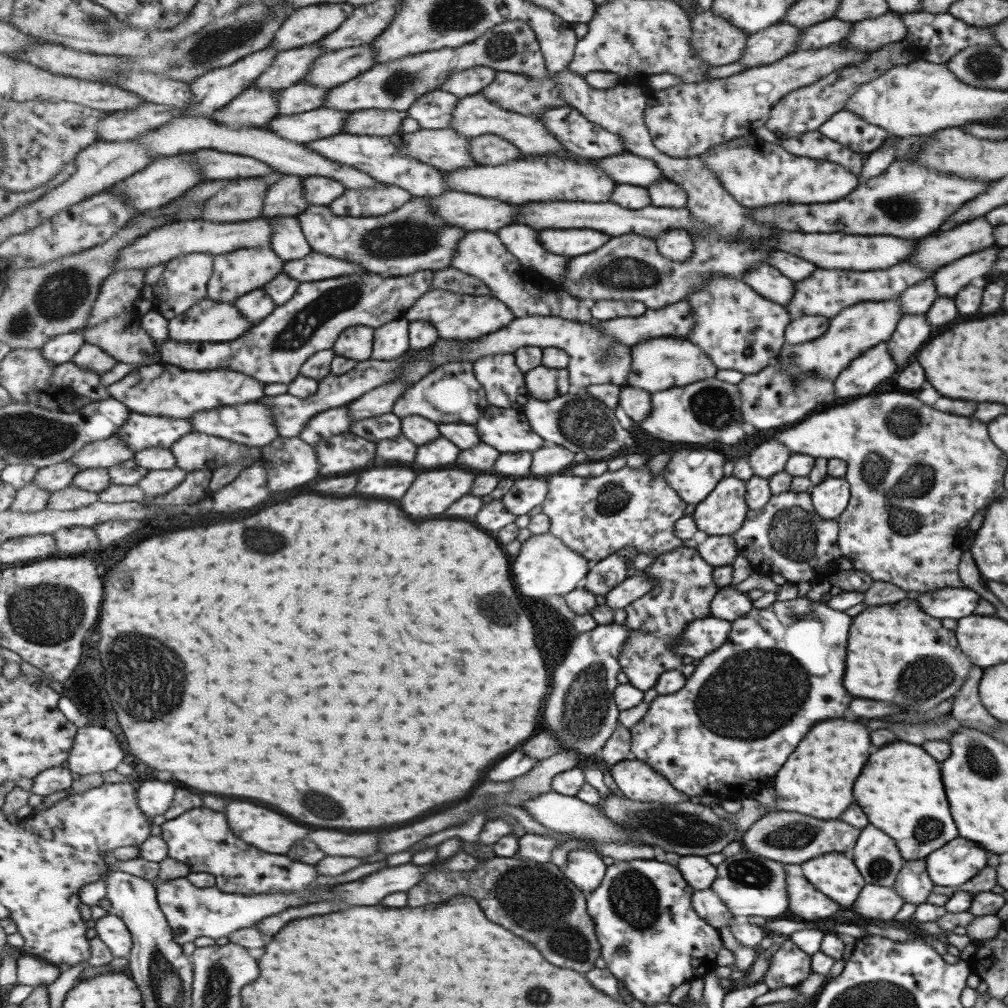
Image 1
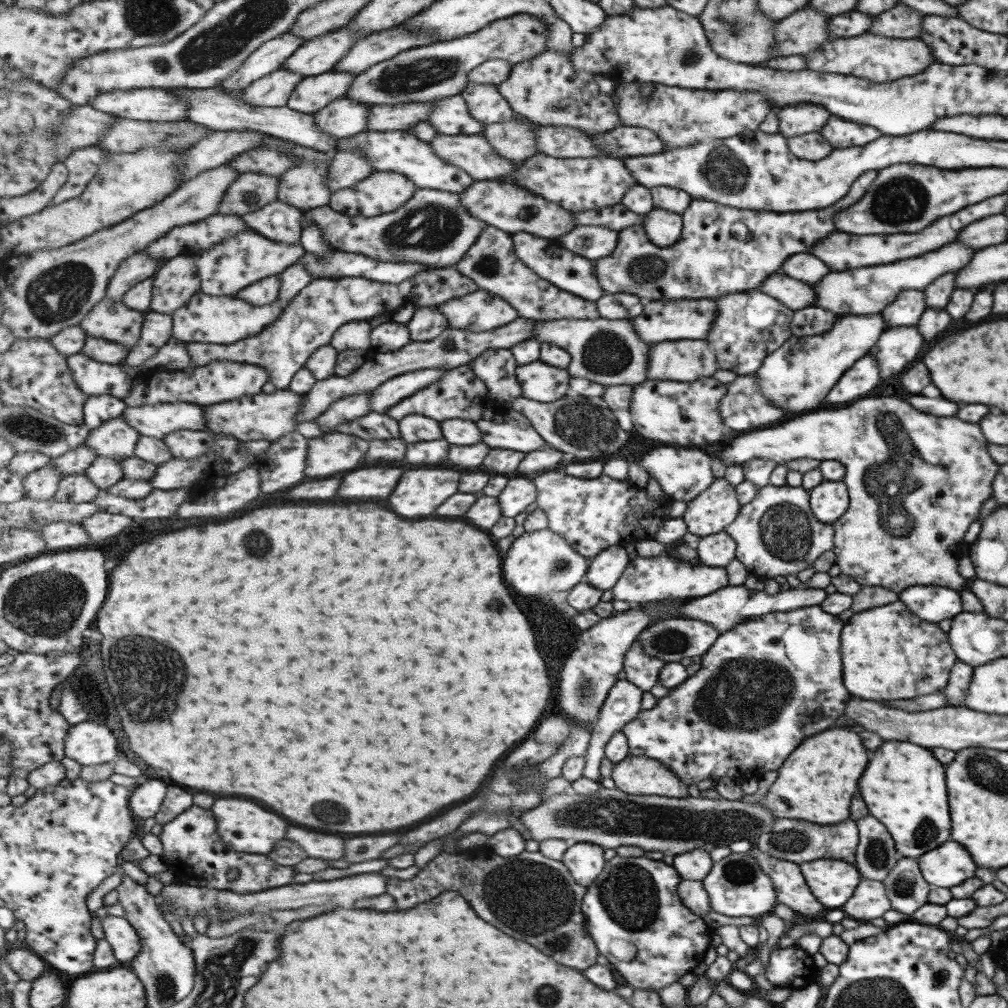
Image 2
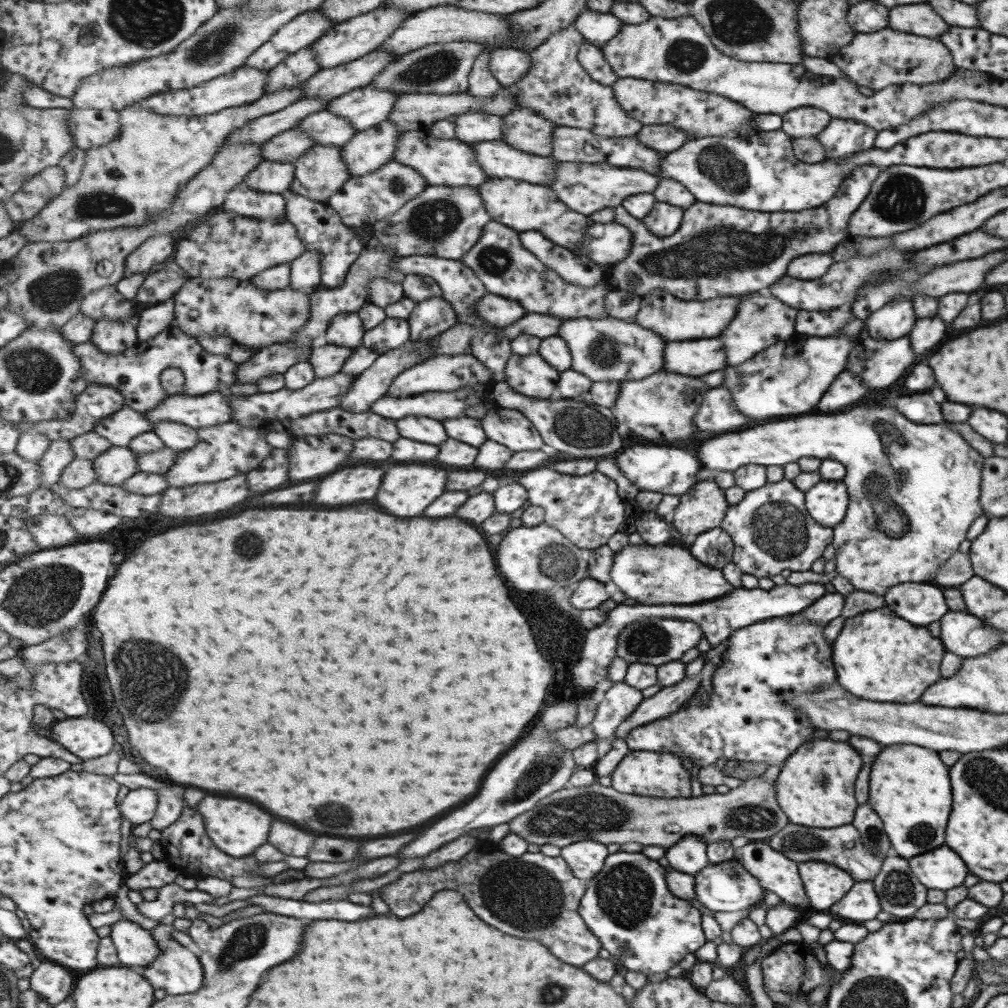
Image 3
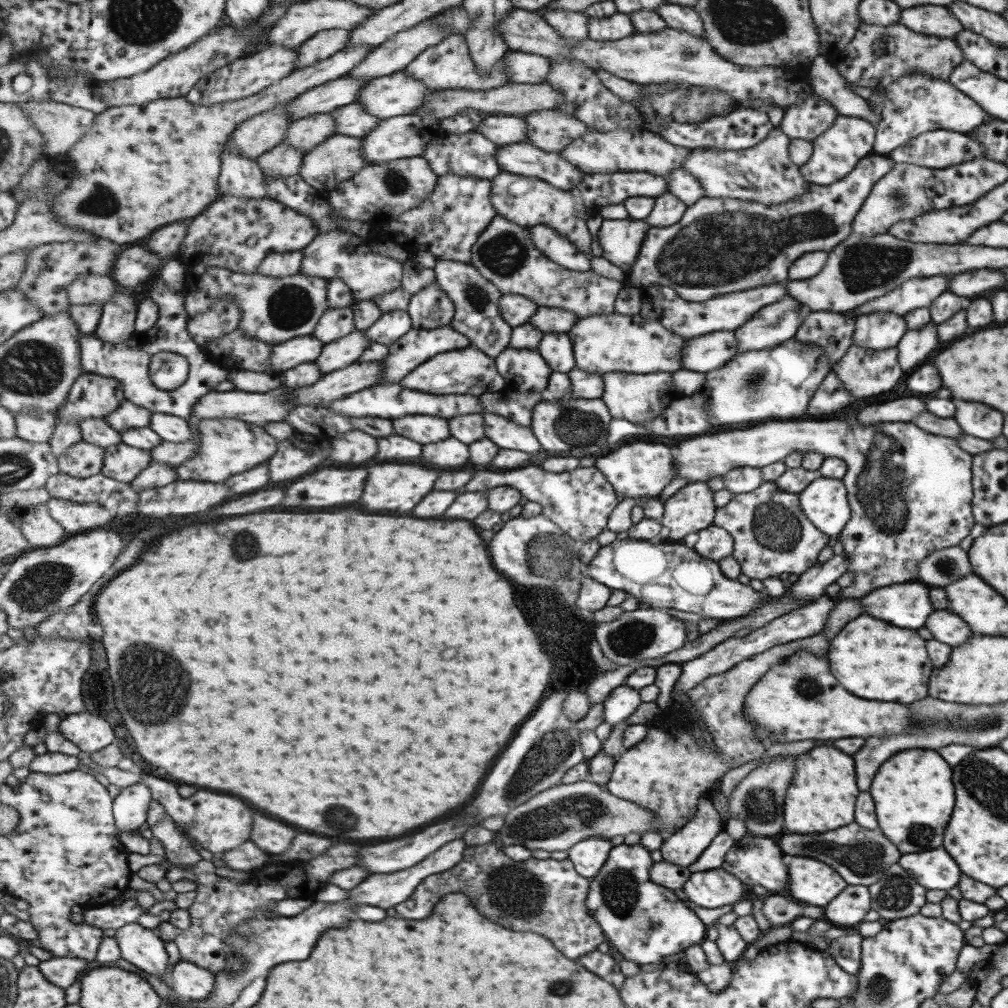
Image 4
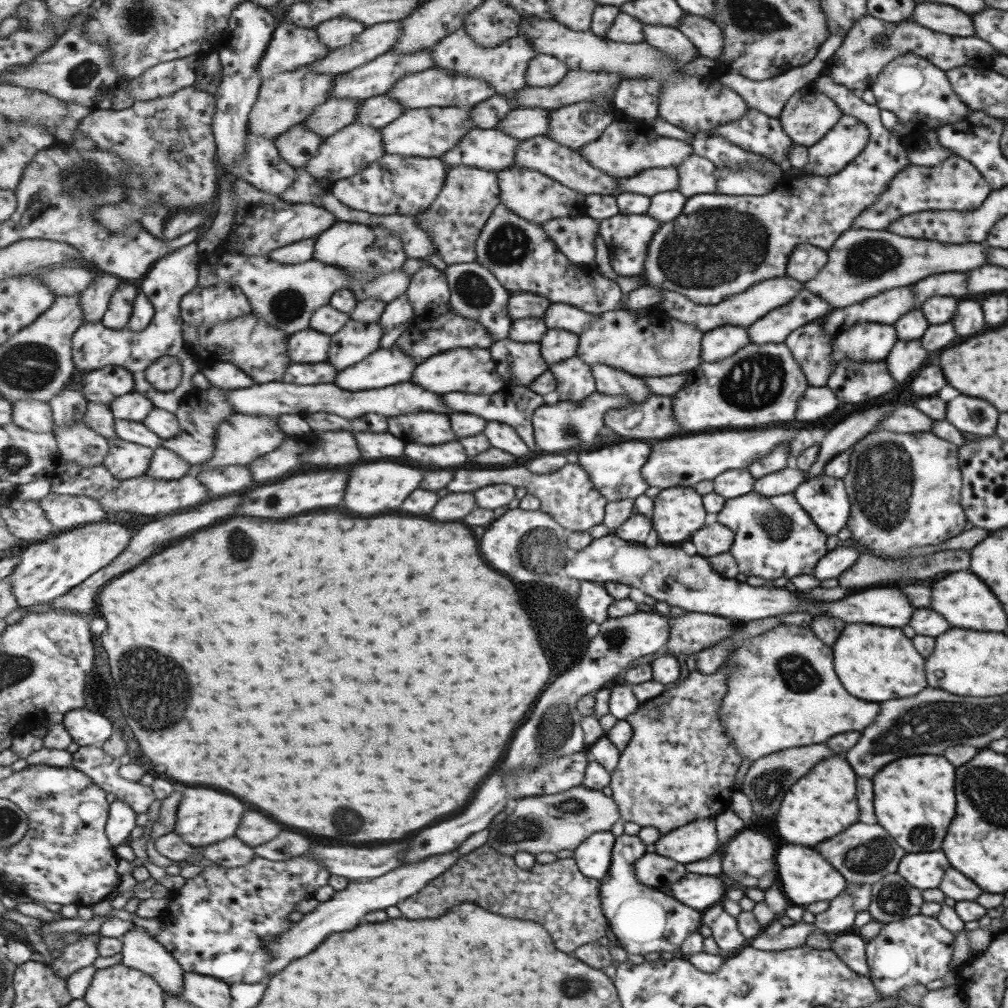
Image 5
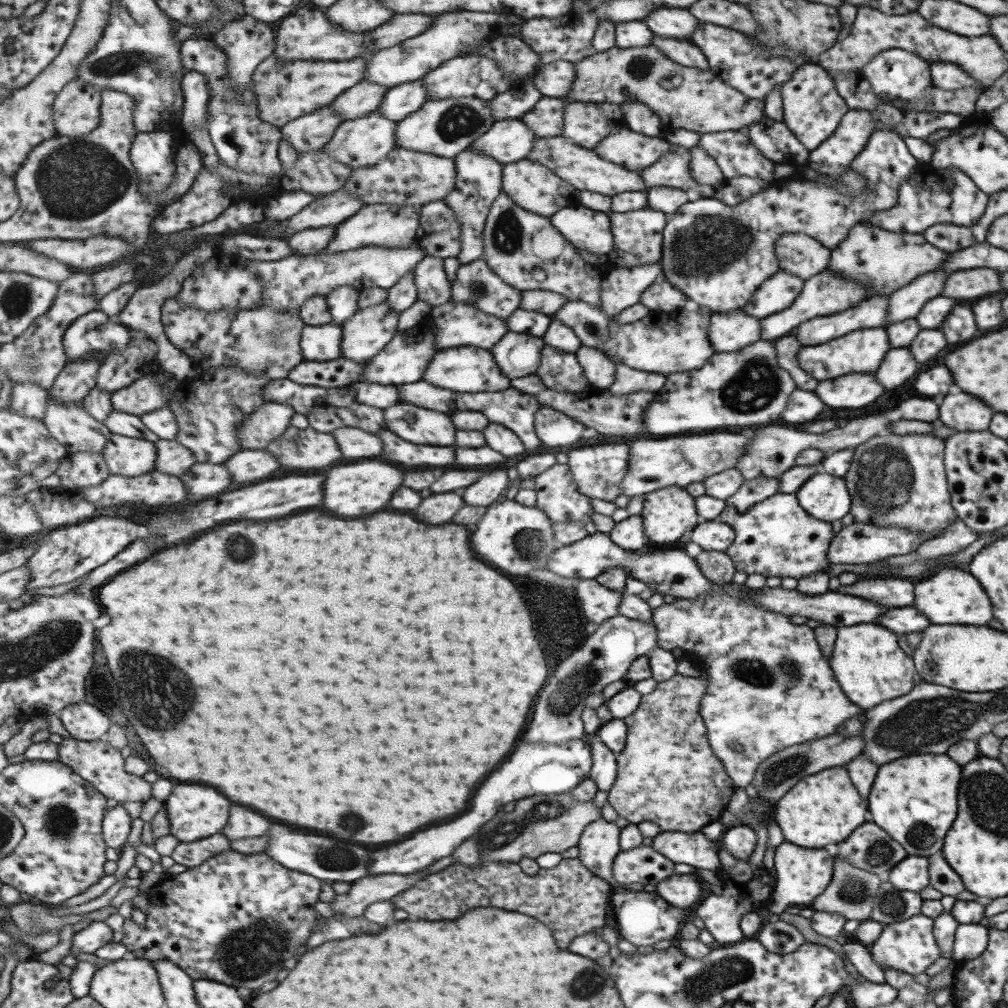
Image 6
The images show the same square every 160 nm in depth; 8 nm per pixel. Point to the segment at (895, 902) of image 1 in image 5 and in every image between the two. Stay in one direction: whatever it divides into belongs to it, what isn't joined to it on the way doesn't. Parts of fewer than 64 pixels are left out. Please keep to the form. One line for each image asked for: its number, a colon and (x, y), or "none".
2: (869, 901)
3: (860, 904)
4: (848, 908)
5: (837, 918)

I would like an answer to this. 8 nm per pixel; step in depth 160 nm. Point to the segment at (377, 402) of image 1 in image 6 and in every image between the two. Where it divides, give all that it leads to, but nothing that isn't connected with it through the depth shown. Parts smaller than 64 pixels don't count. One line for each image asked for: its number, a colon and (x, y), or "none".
2: (406, 385)
3: (444, 373)
4: (470, 371)
5: (463, 370)
6: (474, 370)

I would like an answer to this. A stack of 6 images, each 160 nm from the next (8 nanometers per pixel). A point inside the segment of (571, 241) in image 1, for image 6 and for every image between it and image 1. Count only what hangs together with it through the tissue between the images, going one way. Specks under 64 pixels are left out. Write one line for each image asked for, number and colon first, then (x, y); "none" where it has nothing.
2: (594, 242)
3: (610, 244)
4: (621, 240)
5: (628, 238)
6: (639, 234)

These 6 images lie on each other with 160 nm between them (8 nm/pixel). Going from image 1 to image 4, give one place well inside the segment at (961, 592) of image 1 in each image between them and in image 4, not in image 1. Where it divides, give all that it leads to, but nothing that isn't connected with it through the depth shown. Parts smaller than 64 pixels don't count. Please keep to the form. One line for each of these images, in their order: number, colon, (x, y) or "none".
2: (931, 603)
3: (919, 603)
4: (905, 605)

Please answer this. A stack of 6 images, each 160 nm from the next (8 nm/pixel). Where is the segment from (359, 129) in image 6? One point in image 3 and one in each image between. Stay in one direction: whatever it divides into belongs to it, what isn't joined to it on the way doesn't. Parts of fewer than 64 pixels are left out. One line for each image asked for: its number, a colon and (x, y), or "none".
3: (321, 172)
4: (340, 158)
5: (351, 150)

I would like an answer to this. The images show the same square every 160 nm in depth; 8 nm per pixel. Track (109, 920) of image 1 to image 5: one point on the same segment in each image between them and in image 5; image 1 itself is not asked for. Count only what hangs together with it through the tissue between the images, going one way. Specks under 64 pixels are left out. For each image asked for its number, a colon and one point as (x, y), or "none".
2: (126, 943)
3: (137, 948)
4: (142, 947)
5: (142, 951)

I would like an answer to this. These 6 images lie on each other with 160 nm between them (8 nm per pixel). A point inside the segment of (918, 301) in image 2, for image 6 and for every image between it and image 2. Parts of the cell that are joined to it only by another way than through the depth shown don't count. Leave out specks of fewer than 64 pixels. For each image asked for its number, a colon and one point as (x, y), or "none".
3: (893, 320)
4: (875, 331)
5: (868, 341)
6: (862, 351)

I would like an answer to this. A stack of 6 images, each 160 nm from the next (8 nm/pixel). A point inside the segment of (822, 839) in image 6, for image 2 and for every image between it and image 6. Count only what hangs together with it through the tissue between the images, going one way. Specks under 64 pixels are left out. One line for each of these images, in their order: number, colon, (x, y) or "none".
2: (815, 783)
3: (814, 801)
4: (820, 796)
5: (822, 803)

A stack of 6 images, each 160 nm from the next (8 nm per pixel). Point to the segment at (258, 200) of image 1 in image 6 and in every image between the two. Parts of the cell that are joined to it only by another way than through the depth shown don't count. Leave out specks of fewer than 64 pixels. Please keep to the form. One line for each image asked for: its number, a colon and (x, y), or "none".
2: (252, 191)
3: (269, 176)
4: (285, 160)
5: (298, 146)
6: (308, 133)

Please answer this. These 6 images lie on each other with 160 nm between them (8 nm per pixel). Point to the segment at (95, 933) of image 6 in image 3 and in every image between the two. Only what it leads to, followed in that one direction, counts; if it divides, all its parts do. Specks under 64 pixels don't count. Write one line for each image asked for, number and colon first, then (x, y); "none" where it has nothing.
3: (55, 983)
4: (64, 972)
5: (74, 957)

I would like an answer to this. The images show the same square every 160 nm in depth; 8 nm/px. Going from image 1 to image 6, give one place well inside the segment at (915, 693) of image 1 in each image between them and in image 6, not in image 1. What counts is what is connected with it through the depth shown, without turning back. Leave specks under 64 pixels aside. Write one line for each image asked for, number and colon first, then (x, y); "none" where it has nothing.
2: (879, 648)
3: (878, 656)
4: (871, 659)
5: (874, 663)
6: (869, 666)

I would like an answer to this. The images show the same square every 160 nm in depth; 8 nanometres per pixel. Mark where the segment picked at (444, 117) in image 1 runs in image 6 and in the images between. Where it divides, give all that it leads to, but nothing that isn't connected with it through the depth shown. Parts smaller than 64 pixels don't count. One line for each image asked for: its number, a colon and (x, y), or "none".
2: (450, 116)
3: (472, 127)
4: (504, 130)
5: (522, 123)
6: (547, 119)

